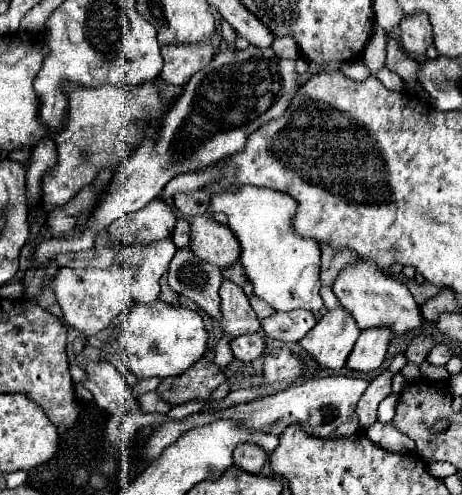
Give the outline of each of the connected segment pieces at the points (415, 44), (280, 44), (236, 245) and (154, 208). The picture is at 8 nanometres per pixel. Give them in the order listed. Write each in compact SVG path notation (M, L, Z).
M426 14L406 16L400 22L400 40L402 40L402 48L408 54L424 56L428 46L432 46L432 42L434 42L432 24L430 24L428 16Z
M276 38L270 48L272 48L274 54L280 56L280 58L296 60L296 58L300 56L300 52L296 50L296 42L292 42L292 38Z
M196 216L190 230L190 250L202 262L230 268L240 260L240 242L228 226L208 216Z
M152 200L142 210L112 222L106 232L116 244L152 244L162 238L170 238L174 224L176 214L172 212L172 206Z

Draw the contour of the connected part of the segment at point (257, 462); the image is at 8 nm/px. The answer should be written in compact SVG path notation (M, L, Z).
M240 442L236 446L236 452L234 452L234 464L246 472L252 472L252 474L258 474L264 466L264 460L266 460L266 452L258 446L258 444L252 444L252 442Z

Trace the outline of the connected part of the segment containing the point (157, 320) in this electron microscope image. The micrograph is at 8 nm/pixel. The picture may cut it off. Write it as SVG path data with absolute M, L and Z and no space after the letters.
M162 300L150 304L136 304L117 335L117 344L124 354L125 365L138 378L152 376L180 376L196 364L208 346L208 332L198 312L174 308Z

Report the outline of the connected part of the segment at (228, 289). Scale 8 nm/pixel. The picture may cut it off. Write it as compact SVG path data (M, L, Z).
M224 280L220 290L220 312L222 312L222 330L232 340L242 334L258 332L260 322L250 308L250 302L240 286L230 280Z

